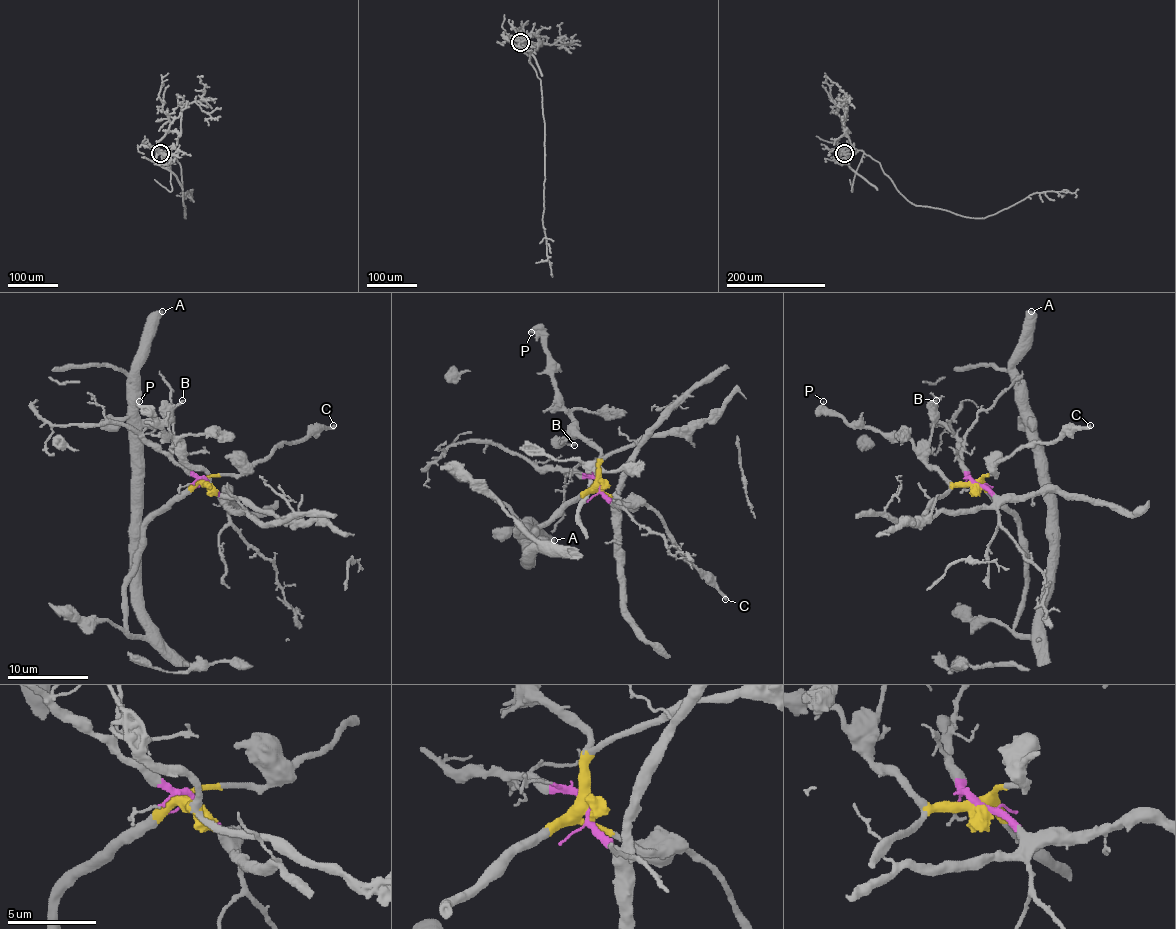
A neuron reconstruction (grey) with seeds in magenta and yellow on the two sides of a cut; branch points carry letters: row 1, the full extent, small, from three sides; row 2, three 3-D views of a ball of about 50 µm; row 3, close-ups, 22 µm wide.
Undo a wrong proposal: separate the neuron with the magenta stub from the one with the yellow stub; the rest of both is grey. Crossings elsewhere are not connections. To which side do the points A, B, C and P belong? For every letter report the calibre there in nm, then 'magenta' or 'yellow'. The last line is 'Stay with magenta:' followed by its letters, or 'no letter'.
A: 480 nm thick; yellow
B: 200 nm thick; yellow
C: 280 nm thick; yellow
P: 240 nm thick; yellow
Stay with magenta: no letter

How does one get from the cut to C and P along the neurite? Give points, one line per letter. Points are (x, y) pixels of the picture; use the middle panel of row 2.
C: (599, 484), (601, 492), (626, 504), (644, 504), (660, 518), (674, 547), (725, 599)
P: (599, 484), (599, 453), (577, 431), (553, 376), (551, 356), (538, 336), (530, 332)

